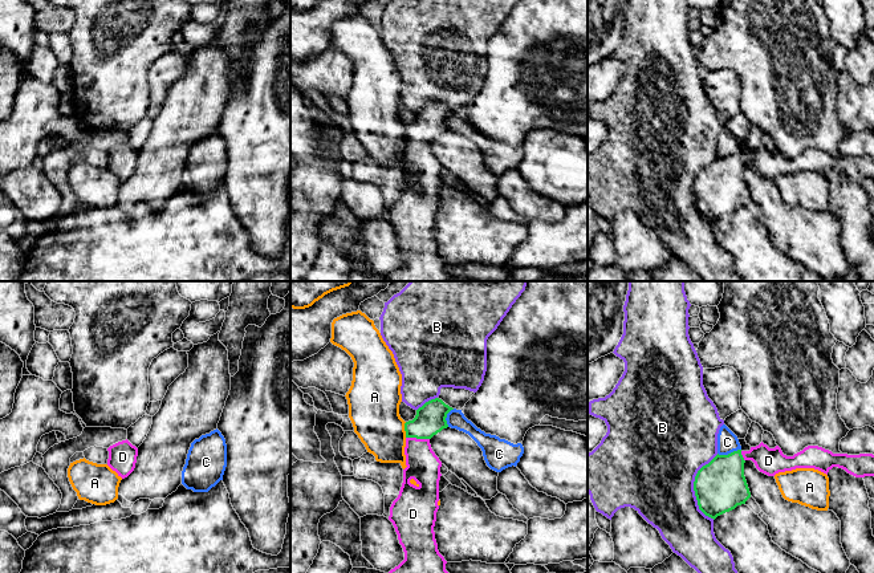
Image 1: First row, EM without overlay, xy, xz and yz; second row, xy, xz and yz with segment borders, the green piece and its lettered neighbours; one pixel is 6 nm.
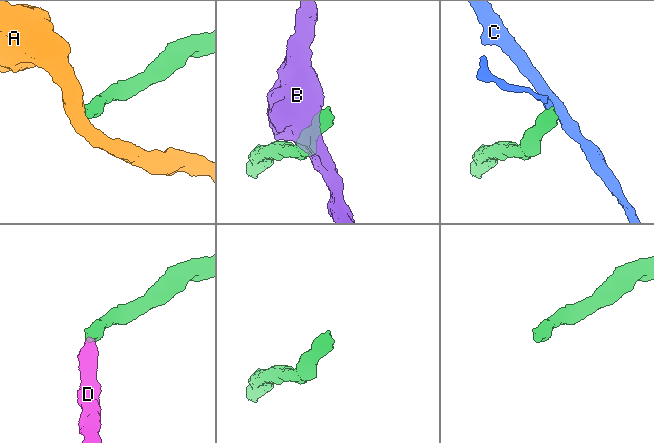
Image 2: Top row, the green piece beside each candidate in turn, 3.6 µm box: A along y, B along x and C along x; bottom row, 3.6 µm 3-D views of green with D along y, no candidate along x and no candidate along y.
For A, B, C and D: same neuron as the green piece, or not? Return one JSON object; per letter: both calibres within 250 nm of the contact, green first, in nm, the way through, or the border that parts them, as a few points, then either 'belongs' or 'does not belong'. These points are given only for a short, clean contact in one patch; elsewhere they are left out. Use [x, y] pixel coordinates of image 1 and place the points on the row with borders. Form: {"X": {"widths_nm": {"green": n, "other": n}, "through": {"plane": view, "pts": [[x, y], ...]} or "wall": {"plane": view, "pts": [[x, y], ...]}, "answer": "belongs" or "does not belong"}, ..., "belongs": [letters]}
{"A": {"widths_nm": {"green": 190, "other": 300}, "wall": {"plane": "xz", "pts": [[406, 422], [405, 437]]}, "answer": "does not belong"}, "B": {"widths_nm": {"green": 320, "other": 480}, "answer": "does not belong"}, "C": {"widths_nm": {"green": 320, "other": 130}, "wall": {"plane": "yz", "pts": [[740, 448], [727, 454], [718, 454]]}, "answer": "does not belong"}, "D": {"widths_nm": {"green": 190, "other": 200}, "through": {"plane": "xz", "pts": [[430, 419], [419, 430], [418, 438], [418, 452], [423, 466]]}, "answer": "belongs"}, "belongs": ["D"]}

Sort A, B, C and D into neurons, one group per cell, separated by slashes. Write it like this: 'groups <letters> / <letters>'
groups A / B / C / D

